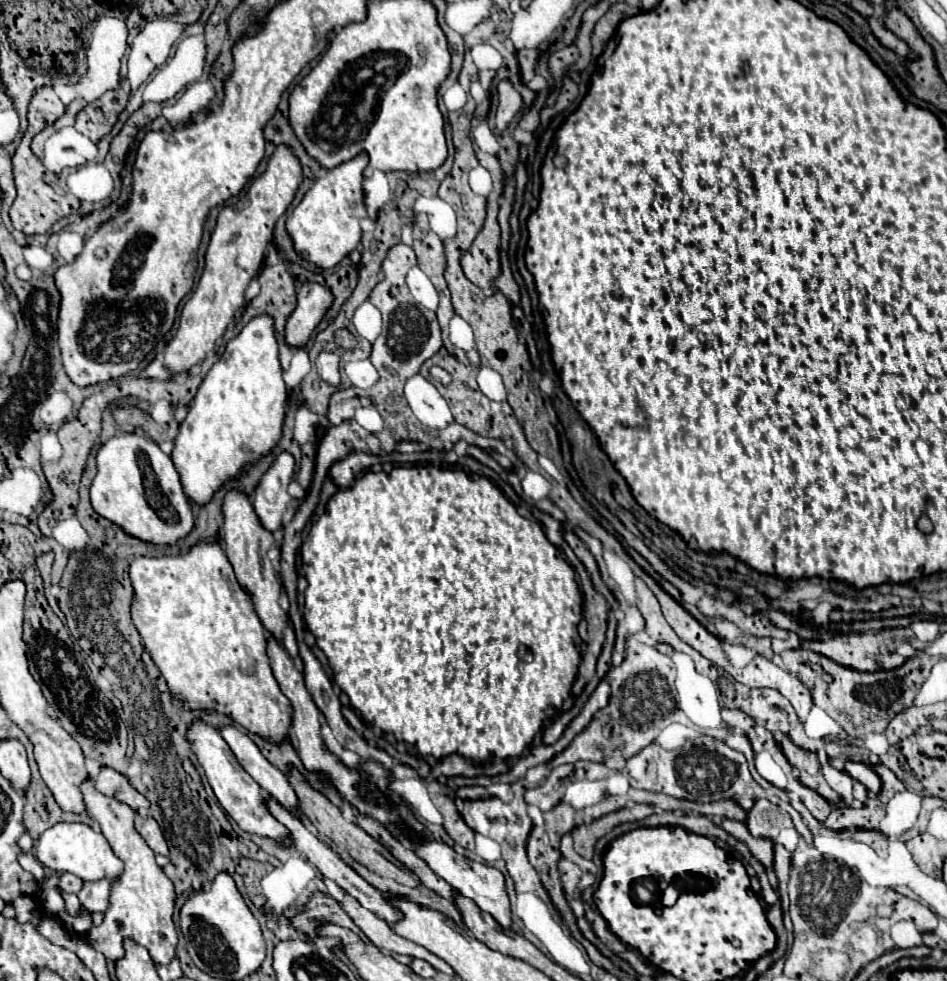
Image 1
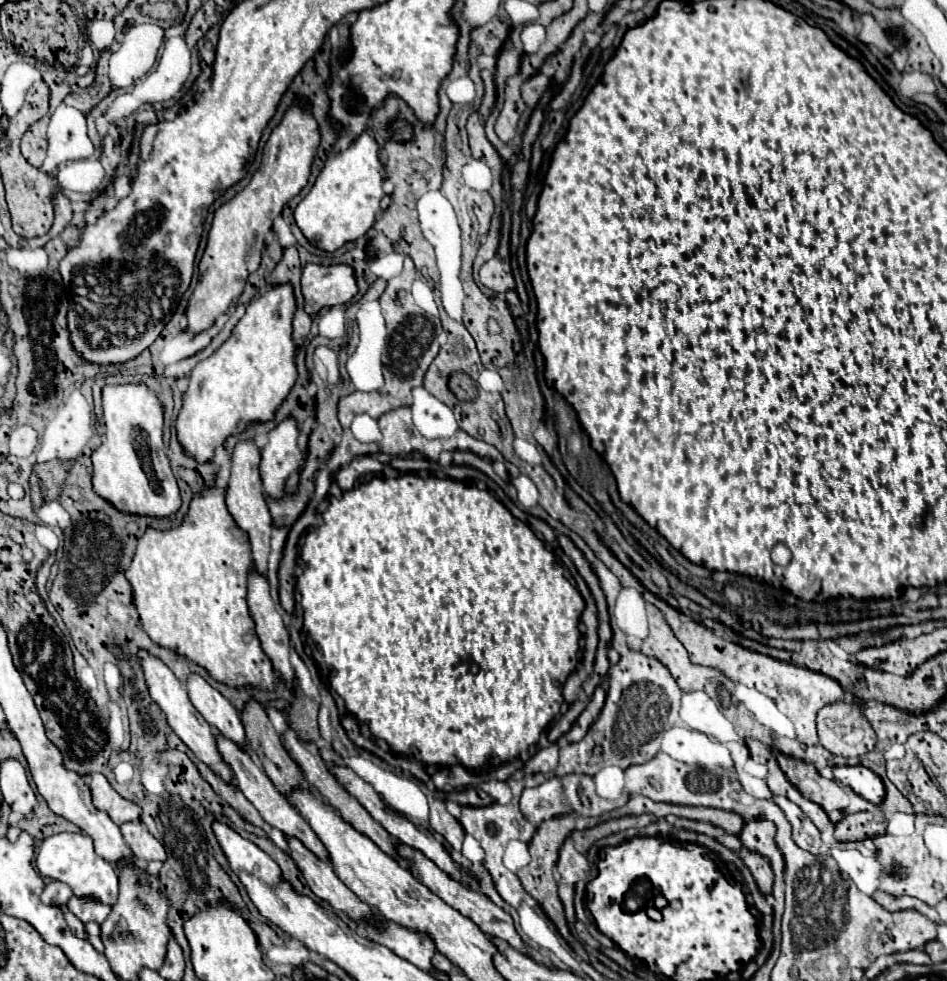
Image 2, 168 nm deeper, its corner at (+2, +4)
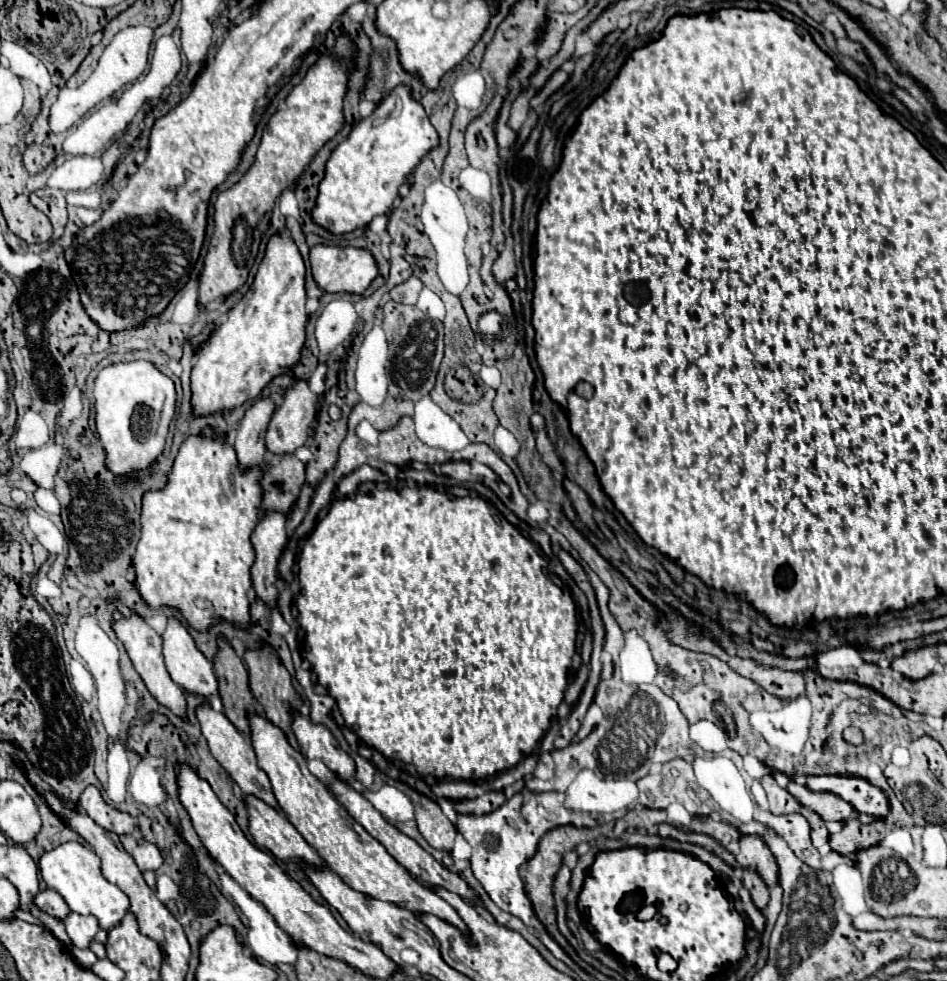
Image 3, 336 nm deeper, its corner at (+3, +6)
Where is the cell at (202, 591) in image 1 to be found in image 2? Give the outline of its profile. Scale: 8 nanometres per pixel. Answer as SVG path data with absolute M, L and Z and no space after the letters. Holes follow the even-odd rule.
M211 487L193 497L189 515L179 529L155 531L147 529L139 539L135 557L125 575L133 589L133 603L137 607L145 633L163 649L185 657L203 667L217 683L241 689L251 685L255 689L273 691L277 685L277 671L263 653L255 635L255 625L247 609L247 571L251 571L253 557L247 533L241 531L225 507L225 493Z

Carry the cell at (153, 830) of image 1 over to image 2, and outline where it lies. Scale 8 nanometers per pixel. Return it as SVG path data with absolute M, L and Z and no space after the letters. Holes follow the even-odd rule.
M123 823L121 833L139 861L143 861L143 863L153 861L153 859L165 861L167 855L165 855L163 845L141 823Z

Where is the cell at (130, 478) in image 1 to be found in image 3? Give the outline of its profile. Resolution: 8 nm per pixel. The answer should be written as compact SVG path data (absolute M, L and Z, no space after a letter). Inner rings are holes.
M138 359L104 367L94 383L96 431L106 451L106 465L116 475L150 467L164 449L166 433L176 411L174 381L154 363Z

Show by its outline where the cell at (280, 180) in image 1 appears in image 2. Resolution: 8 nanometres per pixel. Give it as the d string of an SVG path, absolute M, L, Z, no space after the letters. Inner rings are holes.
M291 107L265 143L261 167L253 173L251 183L215 211L207 247L199 263L199 281L185 311L189 333L197 335L211 329L217 317L239 299L249 273L261 263L265 235L271 231L273 219L281 215L285 203L307 185L317 147L319 133L311 111L305 107Z

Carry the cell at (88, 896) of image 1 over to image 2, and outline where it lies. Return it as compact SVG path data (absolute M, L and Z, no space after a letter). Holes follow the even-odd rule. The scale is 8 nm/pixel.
M75 895L69 899L67 907L83 923L87 923L87 921L103 923L107 919L107 915L111 913L111 907L103 907L103 903L91 903L91 899L75 899Z

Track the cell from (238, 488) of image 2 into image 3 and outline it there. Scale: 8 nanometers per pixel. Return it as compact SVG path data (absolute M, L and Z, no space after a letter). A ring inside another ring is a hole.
M262 397L246 411L244 419L240 421L234 447L242 469L256 467L264 461L264 453L266 453L264 435L274 409L276 409L274 401L270 397Z

